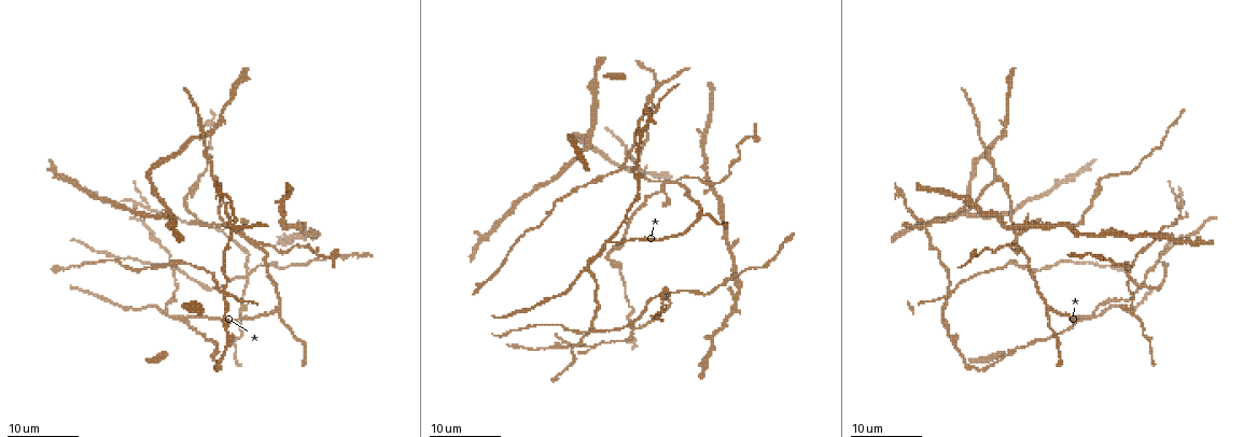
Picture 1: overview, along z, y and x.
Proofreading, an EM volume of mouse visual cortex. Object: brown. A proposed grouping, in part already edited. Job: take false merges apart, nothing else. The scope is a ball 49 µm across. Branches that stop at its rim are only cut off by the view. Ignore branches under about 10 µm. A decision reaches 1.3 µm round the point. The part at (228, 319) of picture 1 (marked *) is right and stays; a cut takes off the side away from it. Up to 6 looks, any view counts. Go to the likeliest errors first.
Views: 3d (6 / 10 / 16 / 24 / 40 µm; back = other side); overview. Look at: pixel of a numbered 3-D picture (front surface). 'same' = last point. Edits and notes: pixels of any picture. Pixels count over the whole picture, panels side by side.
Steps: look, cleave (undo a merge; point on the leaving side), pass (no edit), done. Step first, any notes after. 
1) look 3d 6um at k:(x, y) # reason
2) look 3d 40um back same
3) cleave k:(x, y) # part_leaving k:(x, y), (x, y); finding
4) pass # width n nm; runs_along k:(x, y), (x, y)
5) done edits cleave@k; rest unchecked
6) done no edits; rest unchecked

look 3d 16um at 1:(249, 271) # four arms meet

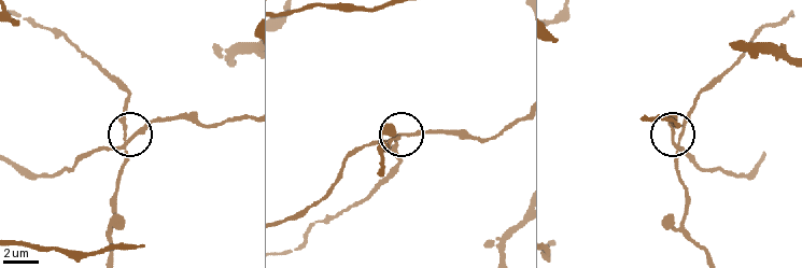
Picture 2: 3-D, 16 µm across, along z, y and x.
look 3d 6um at 2:(126, 141)

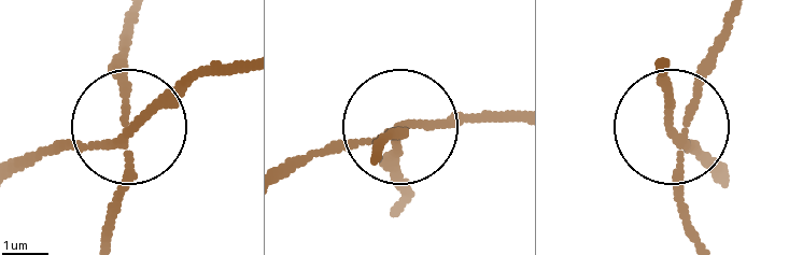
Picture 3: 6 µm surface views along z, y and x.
pass # width 170 nm; runs_along 3:(290, 173), (417, 127), (506, 115); continuous, no second cell

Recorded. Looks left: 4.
look 3d 16um at 1:(952, 291) # four arms meet

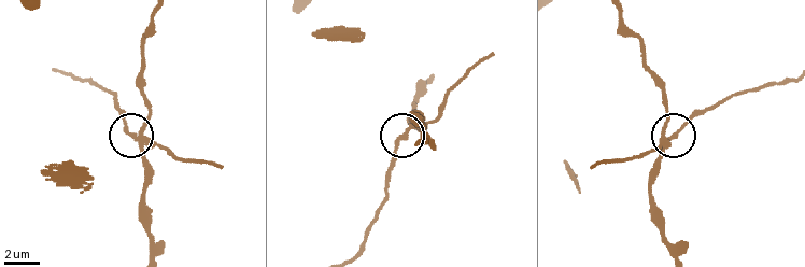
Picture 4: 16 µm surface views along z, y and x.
look 3d 10um at 4:(137, 135)

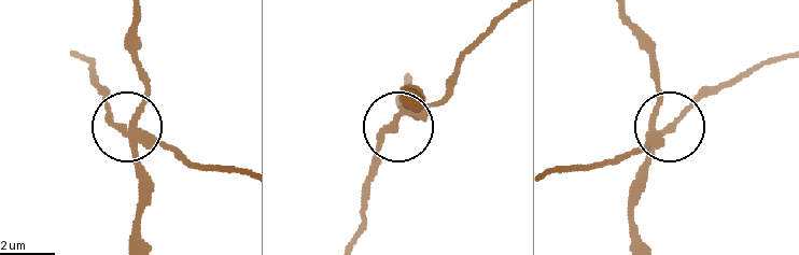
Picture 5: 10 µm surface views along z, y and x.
cleave 5:(171, 149) # side_arm 17 um; part_leaving 5:(136, 133), (117, 126), (108, 96), (80, 57); a second cell is stuck on

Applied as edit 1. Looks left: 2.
look 3d 16um at 1:(1157, 261) # three-way junction

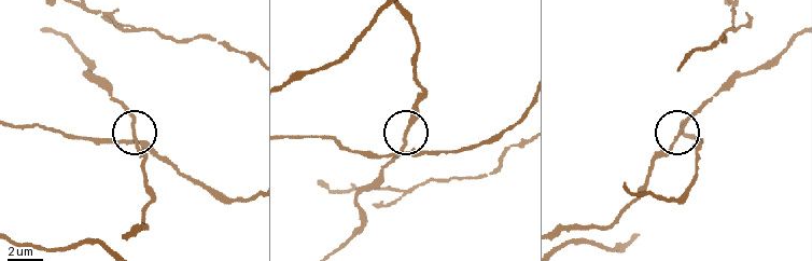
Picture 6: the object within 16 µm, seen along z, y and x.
look 3d 6um at 6:(134, 139) # zoom in

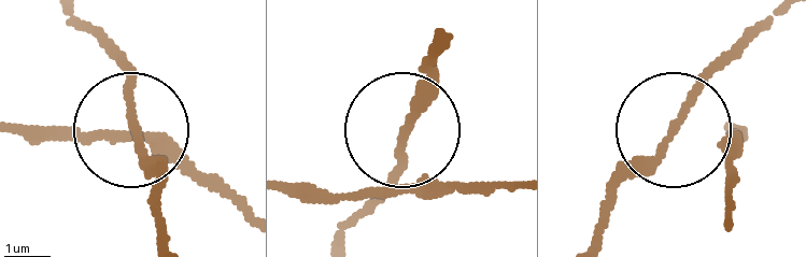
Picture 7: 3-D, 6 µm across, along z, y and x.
pass # width 130 nm; runs_along 7:(436, 43), (433, 89), (397, 136), (386, 201); all the same cell

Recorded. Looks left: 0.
done edits cleave@5; rest unchecked

